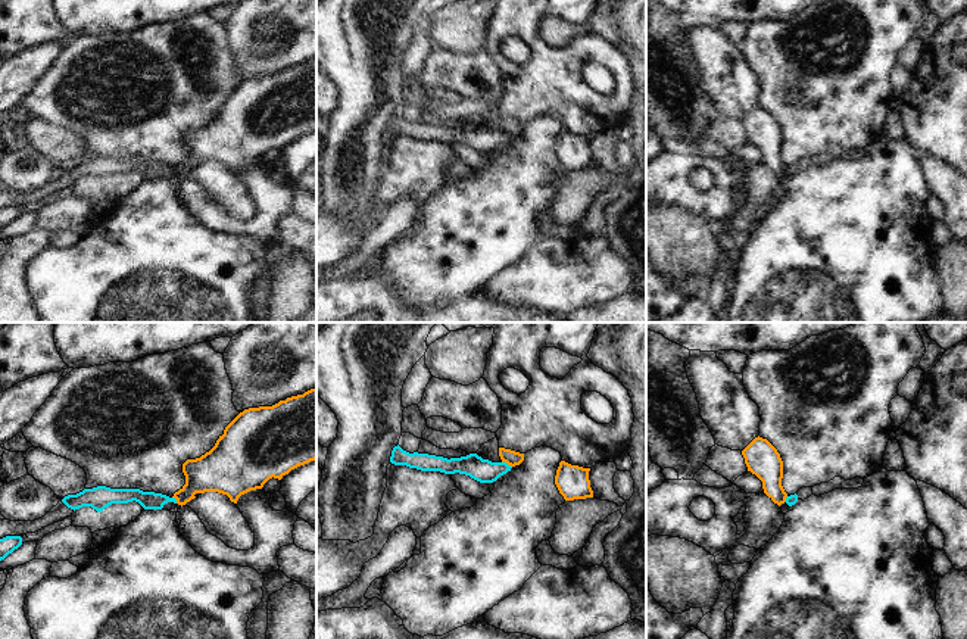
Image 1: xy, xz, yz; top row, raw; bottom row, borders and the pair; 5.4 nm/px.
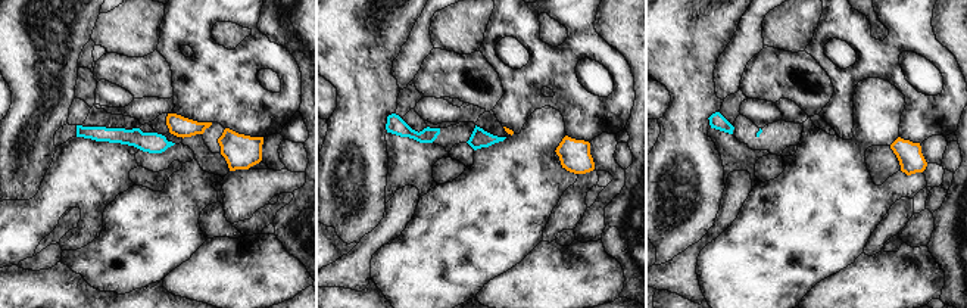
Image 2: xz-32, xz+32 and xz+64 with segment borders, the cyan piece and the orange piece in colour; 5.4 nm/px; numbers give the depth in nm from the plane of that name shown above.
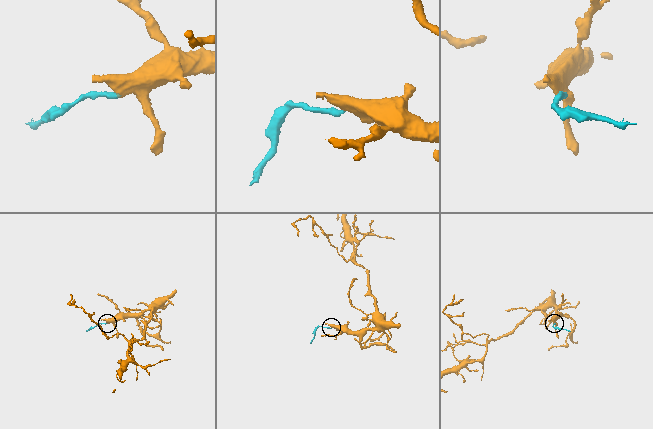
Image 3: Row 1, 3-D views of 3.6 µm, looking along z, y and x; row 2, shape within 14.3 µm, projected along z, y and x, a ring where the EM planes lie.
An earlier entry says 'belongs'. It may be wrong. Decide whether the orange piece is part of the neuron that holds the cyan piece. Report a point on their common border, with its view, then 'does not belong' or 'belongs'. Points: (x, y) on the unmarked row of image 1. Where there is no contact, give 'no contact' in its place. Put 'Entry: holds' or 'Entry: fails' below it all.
contact xz (505, 133); does not belong
Entry: fails

